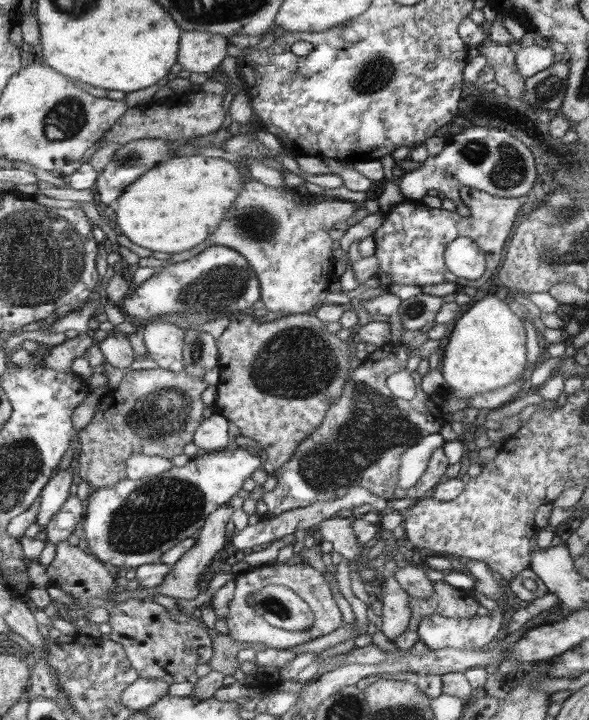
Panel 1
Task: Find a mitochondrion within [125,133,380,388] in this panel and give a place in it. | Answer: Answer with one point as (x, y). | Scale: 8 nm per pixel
(225, 282)

